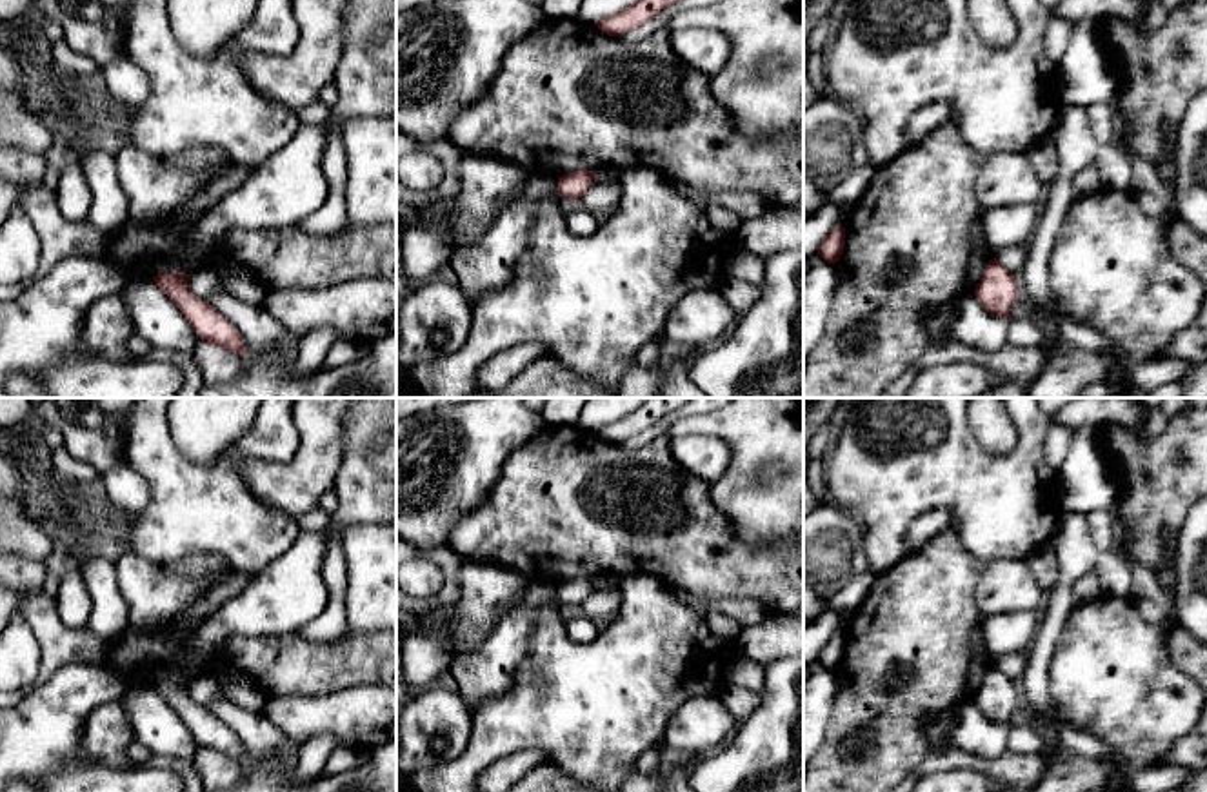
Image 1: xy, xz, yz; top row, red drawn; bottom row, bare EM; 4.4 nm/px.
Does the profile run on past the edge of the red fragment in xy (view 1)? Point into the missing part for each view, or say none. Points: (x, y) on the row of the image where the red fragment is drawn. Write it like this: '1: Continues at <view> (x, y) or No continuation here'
1: No continuation here

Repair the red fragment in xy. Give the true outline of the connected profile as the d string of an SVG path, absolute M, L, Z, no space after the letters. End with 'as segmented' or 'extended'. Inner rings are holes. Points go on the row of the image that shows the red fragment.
M167 272L153 276L155 283L182 311L193 331L207 347L220 347L247 356L245 340L240 331L209 302L198 298L189 287L189 274Z; as segmented

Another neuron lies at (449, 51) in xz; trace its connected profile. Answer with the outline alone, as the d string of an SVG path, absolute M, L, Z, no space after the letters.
M436 0L396 15L396 129L424 144L445 140L453 118L487 94L505 53L545 18L527 0Z

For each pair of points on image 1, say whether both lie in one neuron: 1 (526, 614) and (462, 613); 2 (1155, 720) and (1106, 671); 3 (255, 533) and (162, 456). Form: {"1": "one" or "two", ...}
{"1": "two", "2": "one", "3": "one"}

